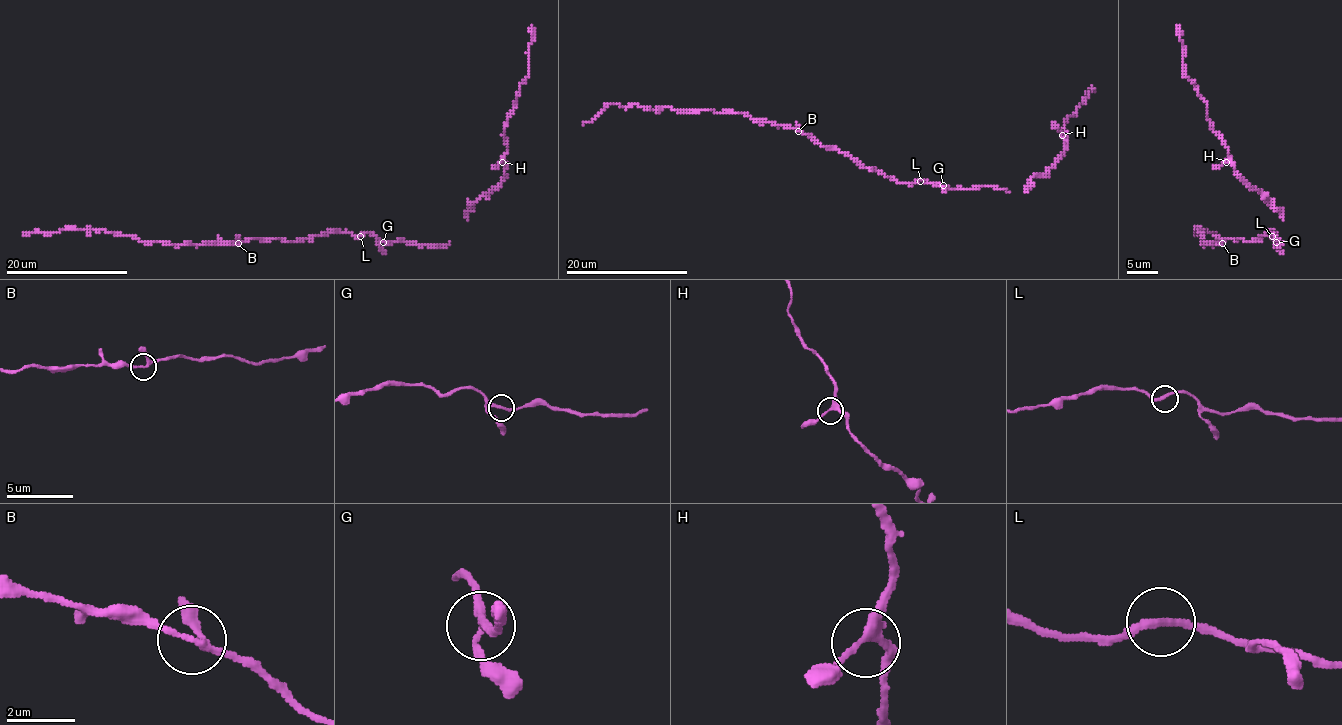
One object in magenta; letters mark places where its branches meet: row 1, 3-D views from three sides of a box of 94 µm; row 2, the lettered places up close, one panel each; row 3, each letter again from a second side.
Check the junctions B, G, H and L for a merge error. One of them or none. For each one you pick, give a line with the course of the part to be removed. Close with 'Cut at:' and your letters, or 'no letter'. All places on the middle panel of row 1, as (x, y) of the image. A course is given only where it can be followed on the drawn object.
Cut at: no letter

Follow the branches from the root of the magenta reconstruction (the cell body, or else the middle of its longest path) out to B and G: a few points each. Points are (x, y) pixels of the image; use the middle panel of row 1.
B: (919, 181), (899, 184), (876, 170), (862, 167), (835, 149), (817, 144), (799, 130)
G: (919, 181), (943, 185)

